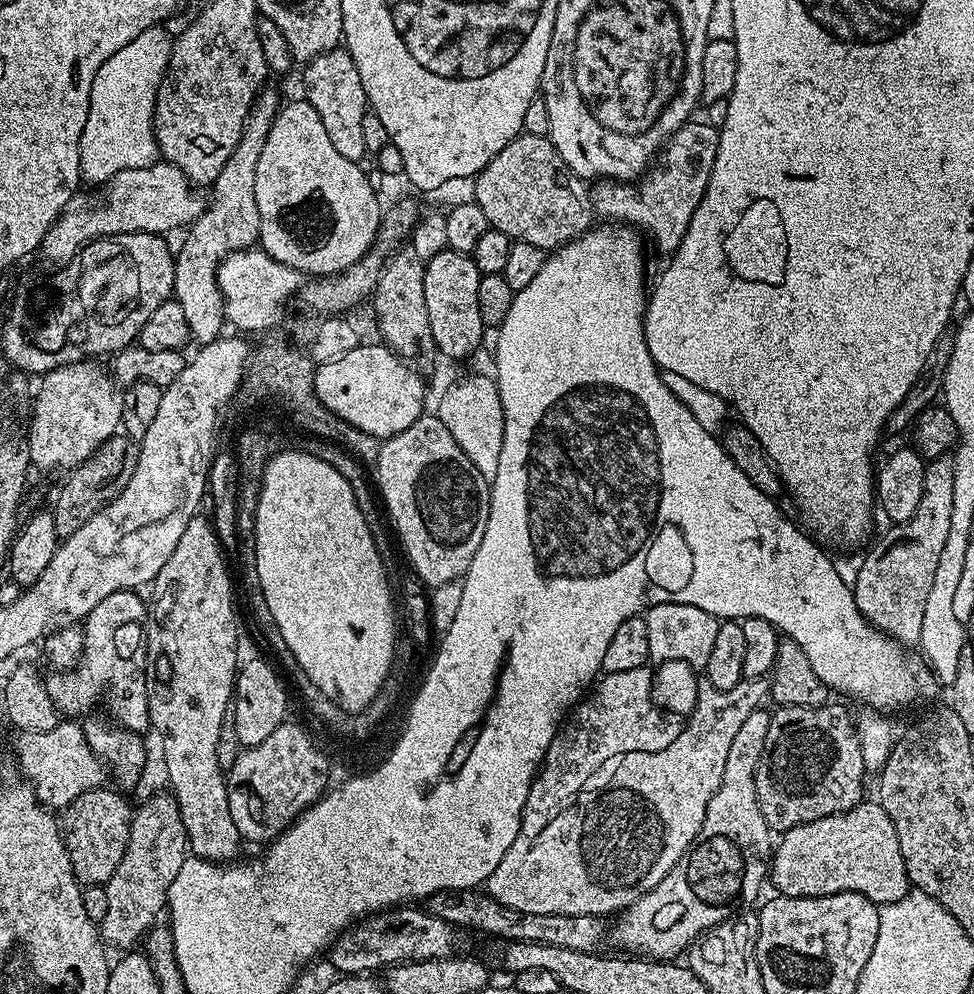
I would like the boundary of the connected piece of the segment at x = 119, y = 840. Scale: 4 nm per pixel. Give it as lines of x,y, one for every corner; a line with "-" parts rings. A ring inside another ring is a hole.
101,786
82,794
62,816
64,845
70,856
74,874
84,886
107,884
114,870
118,870
122,854
126,854
134,808
120,797
123,795
119,791
109,788

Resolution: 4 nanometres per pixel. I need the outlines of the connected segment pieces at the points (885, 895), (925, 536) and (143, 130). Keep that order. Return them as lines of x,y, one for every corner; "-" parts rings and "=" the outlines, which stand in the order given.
861,802
850,810
839,812
783,833
770,857
770,884
782,896
829,896
857,892
875,904
898,902
910,891
906,862
902,862
902,846
898,846
898,830
890,822
890,814
879,802
=
951,455
939,456
936,460
927,461
924,469
924,485
922,486
922,498
918,502
918,510
914,510
914,518
910,518
905,524
898,524
889,527
889,532
869,550
864,556
864,561
860,564
860,569
856,572
856,584
854,580
854,591
856,593
856,605
861,614
868,619
868,623
876,629
877,632
882,632
886,636
891,636
892,639
900,641
901,645
912,646
919,645
920,635
922,634
922,617
926,611
926,597
930,595
930,585
934,582
934,574
938,571
938,561
942,555
942,549
946,546
946,537
950,531
950,517
954,507
954,462
=
160,26
142,30
142,34
134,38
134,42
126,42
126,46
118,50
118,54
110,54
110,58
102,62
98,74
94,74
94,86
90,90
90,110
86,114
86,126
82,130
80,143
80,175
85,181
93,180
100,186
113,176
122,174
124,170
142,170
157,163
160,148
154,134
154,114
160,87
169,75
168,63
172,57
173,41
173,37
167,36
164,30

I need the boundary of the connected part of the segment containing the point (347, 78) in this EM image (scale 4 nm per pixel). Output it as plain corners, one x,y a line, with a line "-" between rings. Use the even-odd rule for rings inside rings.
337,46
331,52
307,61
304,72
304,92
308,104
318,110
318,118
322,118
322,126
326,126
326,134
330,143
342,158
360,162
366,156
366,141
362,135
362,118
370,110
366,90
362,86
362,78
358,78
358,66
354,66
354,58
343,47

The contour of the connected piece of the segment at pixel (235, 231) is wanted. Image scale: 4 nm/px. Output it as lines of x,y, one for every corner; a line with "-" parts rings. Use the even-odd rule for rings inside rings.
261,91
248,115
248,120
244,124
242,138
238,138
238,146
234,146
234,154
226,158
222,170
218,174
216,181
210,185
212,200
207,201
203,214
196,219
195,224
187,229
188,237
184,240
180,252
175,253
176,269
174,270
174,299
182,306
182,314
188,323
188,334
193,341
197,340
197,345
203,346
219,340
222,329
225,327
224,318
224,296
220,293
216,271
220,269
220,263
230,254
235,252
245,252
253,247
260,239
260,219
258,218
258,198
254,198
254,174
258,174
258,158
262,154
262,146
266,146
266,134
270,134
270,126
274,122
276,113
282,107
282,99
276,92

